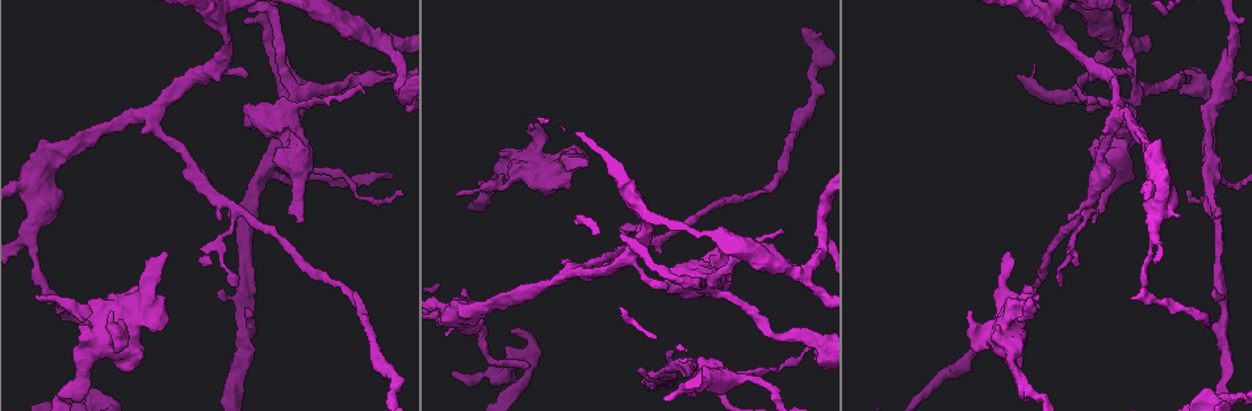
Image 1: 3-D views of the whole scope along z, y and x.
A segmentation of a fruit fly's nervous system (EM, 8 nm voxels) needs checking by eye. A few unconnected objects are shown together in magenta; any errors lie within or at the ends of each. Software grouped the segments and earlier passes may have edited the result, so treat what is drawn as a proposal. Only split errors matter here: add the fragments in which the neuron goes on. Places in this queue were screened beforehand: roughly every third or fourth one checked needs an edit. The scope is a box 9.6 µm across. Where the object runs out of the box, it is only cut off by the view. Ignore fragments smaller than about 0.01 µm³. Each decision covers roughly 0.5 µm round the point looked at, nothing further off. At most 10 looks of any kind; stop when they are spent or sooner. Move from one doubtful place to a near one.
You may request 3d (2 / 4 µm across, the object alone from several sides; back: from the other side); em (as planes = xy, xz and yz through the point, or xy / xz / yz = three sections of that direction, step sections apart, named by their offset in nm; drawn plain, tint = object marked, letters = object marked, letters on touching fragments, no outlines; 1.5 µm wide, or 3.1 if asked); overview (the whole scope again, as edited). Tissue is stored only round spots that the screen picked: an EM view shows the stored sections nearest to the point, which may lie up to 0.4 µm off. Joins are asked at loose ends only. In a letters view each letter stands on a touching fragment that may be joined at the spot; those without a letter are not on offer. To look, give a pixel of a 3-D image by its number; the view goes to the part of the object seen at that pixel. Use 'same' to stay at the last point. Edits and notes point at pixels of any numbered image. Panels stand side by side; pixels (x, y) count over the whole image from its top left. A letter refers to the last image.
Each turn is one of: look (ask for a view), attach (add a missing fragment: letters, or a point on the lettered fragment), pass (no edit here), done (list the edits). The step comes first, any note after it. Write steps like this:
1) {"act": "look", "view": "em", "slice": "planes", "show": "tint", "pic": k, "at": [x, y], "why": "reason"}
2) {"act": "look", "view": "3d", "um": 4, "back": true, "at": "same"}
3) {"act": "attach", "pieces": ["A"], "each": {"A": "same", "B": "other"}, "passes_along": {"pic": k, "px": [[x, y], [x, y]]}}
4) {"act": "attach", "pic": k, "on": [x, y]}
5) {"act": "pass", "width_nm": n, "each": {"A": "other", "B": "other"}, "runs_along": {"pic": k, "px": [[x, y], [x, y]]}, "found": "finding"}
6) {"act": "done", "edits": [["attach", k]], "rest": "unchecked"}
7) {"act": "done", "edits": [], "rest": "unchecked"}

{"act": "look", "view": "em", "slice": "planes", "show": "tint", "pic": 1, "at": [672, 352], "why": "an open end"}

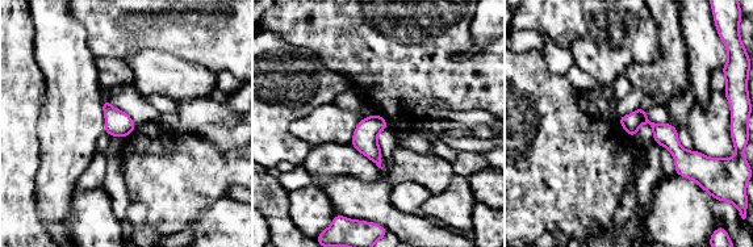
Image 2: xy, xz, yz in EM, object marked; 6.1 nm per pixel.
{"act": "look", "view": "em", "slice": "planes", "show": "letters", "at": "same"}

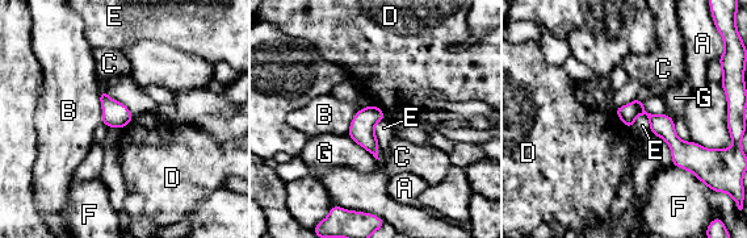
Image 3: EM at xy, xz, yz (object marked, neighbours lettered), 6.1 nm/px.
{"act": "pass", "width_nm": 120, "each": {"A": "other", "B": "other", "C": "other", "D": "other", "E": "other", "F": "other", "G": "other"}, "runs_along": {"pic": 3, "px": [[620, 111], [645, 112], [695, 157]]}, "found": "none of them fits"}

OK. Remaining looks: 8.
{"act": "look", "view": "em", "slice": "planes", "show": "plain", "pic": 1, "at": [1061, 286], "why": "thin end"}

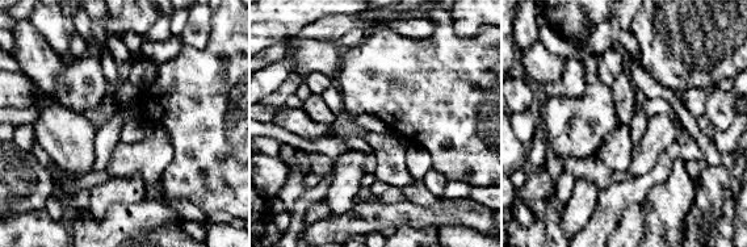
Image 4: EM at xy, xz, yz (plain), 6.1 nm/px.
{"act": "look", "view": "em", "slice": "planes", "show": "tint", "at": "same", "why": "where the object lies"}

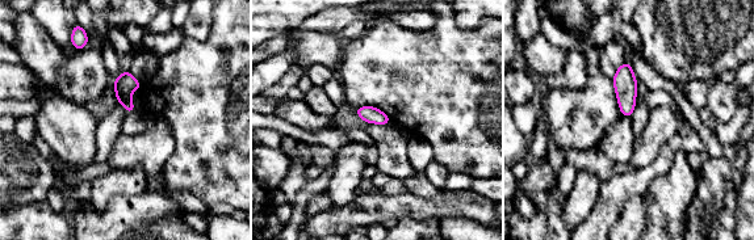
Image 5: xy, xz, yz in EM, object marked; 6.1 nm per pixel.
{"act": "look", "view": "em", "slice": "planes", "show": "letters", "at": "same", "why": "what lies round it"}

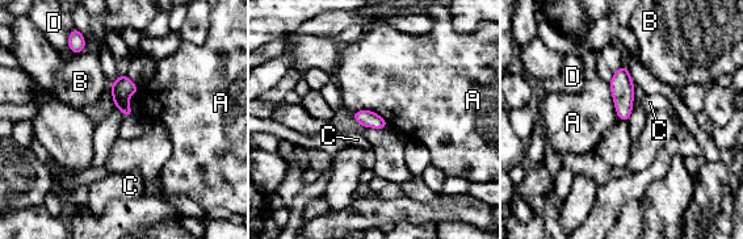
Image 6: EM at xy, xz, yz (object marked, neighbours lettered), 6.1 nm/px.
{"act": "pass", "width_nm": 100, "each": {"A": "other", "B": "other", "C": "other", "D": "other"}, "border": {"pic": 6, "px": [[352, 112], [373, 110], [389, 125]]}, "found": "no lettered fragment goes on from it"}

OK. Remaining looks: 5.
{"act": "look", "view": "em", "slice": "planes", "show": "letters", "pic": 1, "at": [296, 222], "why": "free end"}

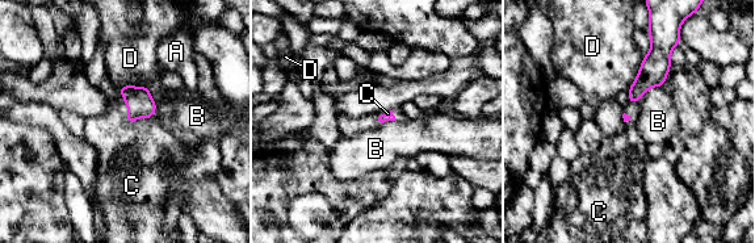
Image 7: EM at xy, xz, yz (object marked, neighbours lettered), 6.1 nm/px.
{"act": "attach", "pieces": ["C"], "each": {"A": "other", "B": "other", "C": "same", "D": "other"}, "found": "the neuron continues"}

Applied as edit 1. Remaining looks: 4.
{"act": "look", "view": "overview", "why": "redraw"}

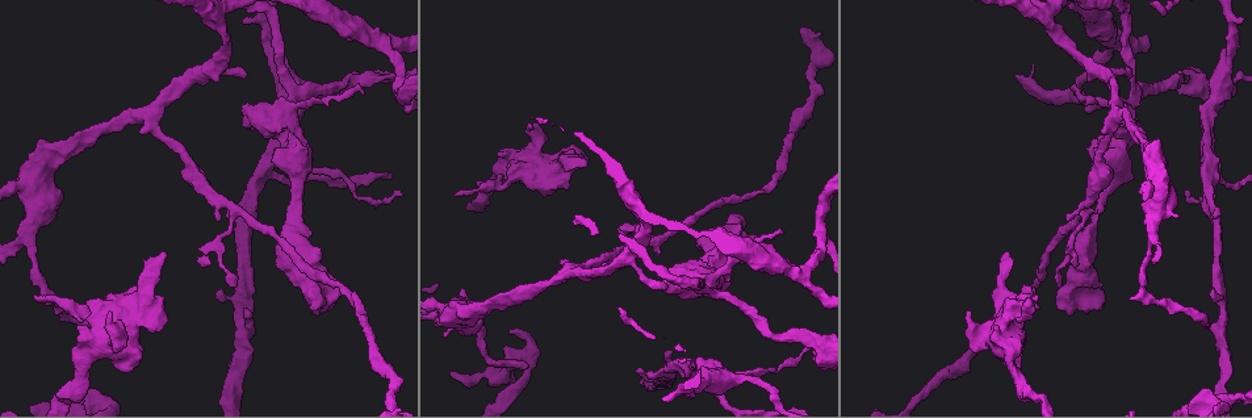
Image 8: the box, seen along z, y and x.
{"act": "look", "view": "em", "slice": "planes", "show": "letters", "pic": 8, "at": [226, 215], "why": "free end"}

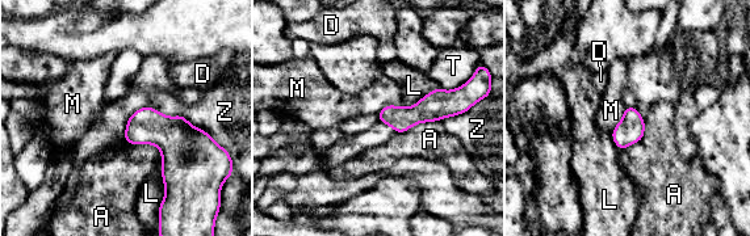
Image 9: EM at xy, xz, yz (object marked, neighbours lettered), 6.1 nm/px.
{"act": "pass", "width_nm": 160, "each": {"A": "other", "D": "other", "L": "other", "M": "other", "T": "other", "Z": "other"}, "border": {"pic": 9, "px": [[124, 140], [154, 144], [160, 172]]}, "found": "no lettered fragment goes on from it"}

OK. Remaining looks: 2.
{"act": "done", "edits": [["attach", 7]], "rest": "unchecked"}

